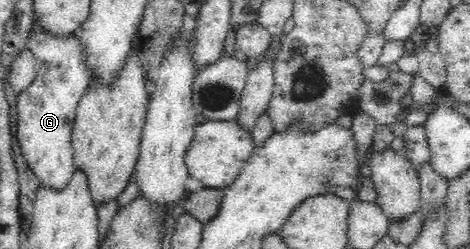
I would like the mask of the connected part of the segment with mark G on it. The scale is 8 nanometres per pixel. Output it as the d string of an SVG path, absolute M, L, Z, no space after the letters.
M34 23L26 47L37 61L37 72L35 80L18 93L16 135L26 160L26 170L33 172L40 184L61 191L69 183L75 168L72 128L77 105L89 82L90 69L85 64L81 39L76 33L57 36Z

